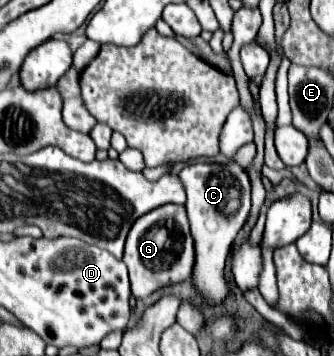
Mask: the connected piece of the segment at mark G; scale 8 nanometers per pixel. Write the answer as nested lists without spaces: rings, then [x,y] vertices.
[[[164,205],[136,219],[136,225],[132,225],[126,237],[122,261],[128,265],[128,271],[130,271],[132,295],[142,299],[164,285],[178,283],[190,277],[194,271],[194,259],[196,259],[194,239],[190,233],[184,205]]]

